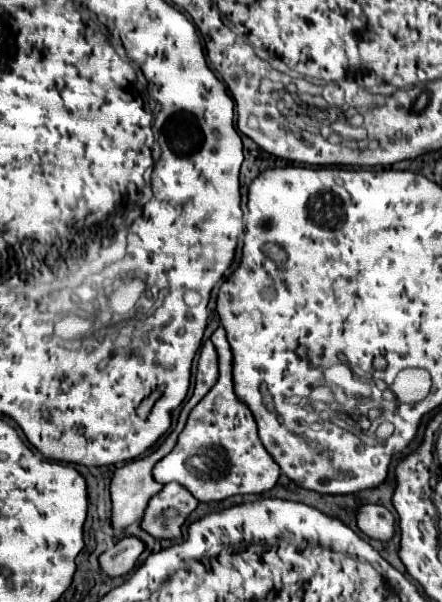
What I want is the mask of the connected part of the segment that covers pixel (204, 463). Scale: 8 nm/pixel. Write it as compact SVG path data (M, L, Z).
M221 325L211 335L211 341L219 353L219 379L215 387L211 387L211 391L193 407L175 451L165 455L153 469L155 481L177 481L205 503L221 501L231 495L269 491L281 475L279 465L269 457L257 437L257 423L249 407L233 391L233 355Z

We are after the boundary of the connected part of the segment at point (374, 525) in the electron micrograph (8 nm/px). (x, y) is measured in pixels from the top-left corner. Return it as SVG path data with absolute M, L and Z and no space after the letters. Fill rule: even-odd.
M361 505L357 509L357 527L369 539L389 541L395 533L395 517L381 505Z

